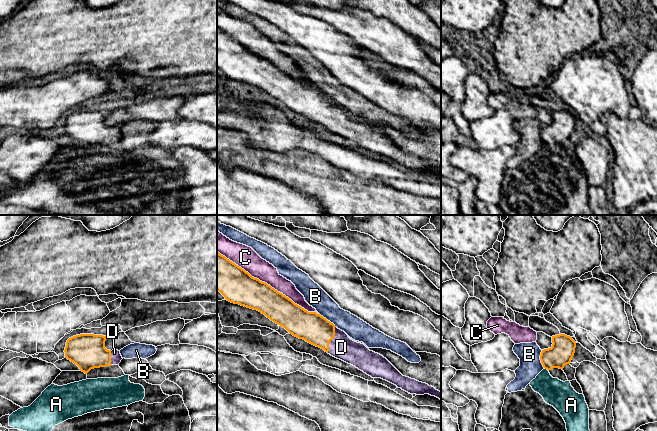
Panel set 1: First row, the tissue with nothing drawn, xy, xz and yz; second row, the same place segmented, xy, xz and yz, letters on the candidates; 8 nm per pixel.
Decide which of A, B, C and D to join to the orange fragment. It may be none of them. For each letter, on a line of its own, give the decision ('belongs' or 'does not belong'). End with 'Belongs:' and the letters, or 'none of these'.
A: does not belong
B: does not belong
C: does not belong
D: belongs
Belongs: D

